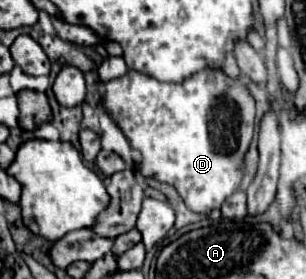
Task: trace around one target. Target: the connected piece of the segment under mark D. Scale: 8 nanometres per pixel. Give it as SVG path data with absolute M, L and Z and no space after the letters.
M129 70L123 78L105 84L103 106L111 120L123 130L131 146L143 154L143 162L137 166L139 172L171 184L191 212L209 214L239 188L243 156L251 144L255 124L255 102L241 80L231 80L221 70L201 70L181 84L161 84L155 78Z

